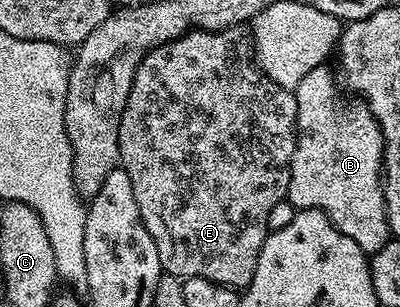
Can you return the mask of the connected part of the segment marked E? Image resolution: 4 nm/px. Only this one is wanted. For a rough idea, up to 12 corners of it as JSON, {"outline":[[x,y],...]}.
{"outline":[[241,29],[146,51],[120,170],[161,270],[244,289],[297,97]]}

